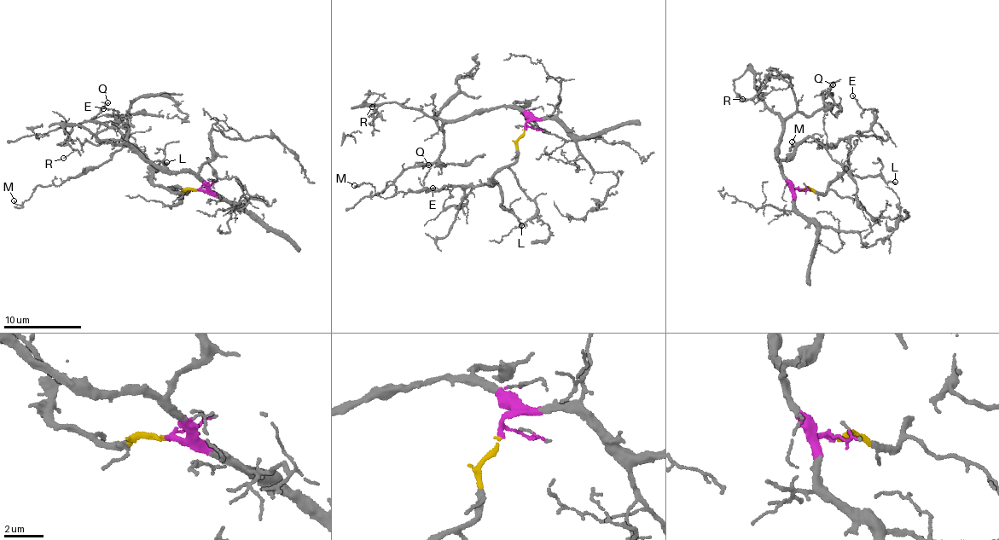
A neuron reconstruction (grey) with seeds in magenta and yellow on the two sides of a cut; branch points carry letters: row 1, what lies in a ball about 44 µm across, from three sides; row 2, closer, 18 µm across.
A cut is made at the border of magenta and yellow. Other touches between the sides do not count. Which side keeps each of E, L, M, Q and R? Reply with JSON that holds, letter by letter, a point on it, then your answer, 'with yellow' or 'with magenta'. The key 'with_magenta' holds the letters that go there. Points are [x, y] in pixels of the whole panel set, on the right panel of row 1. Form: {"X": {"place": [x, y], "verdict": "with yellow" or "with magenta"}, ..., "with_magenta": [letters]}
{"E": {"place": [852, 95], "verdict": "with yellow"}, "L": {"place": [895, 182], "verdict": "with yellow"}, "M": {"place": [792, 142], "verdict": "with yellow"}, "Q": {"place": [833, 84], "verdict": "with magenta"}, "R": {"place": [742, 99], "verdict": "with magenta"}, "with_magenta": ["Q", "R"]}

